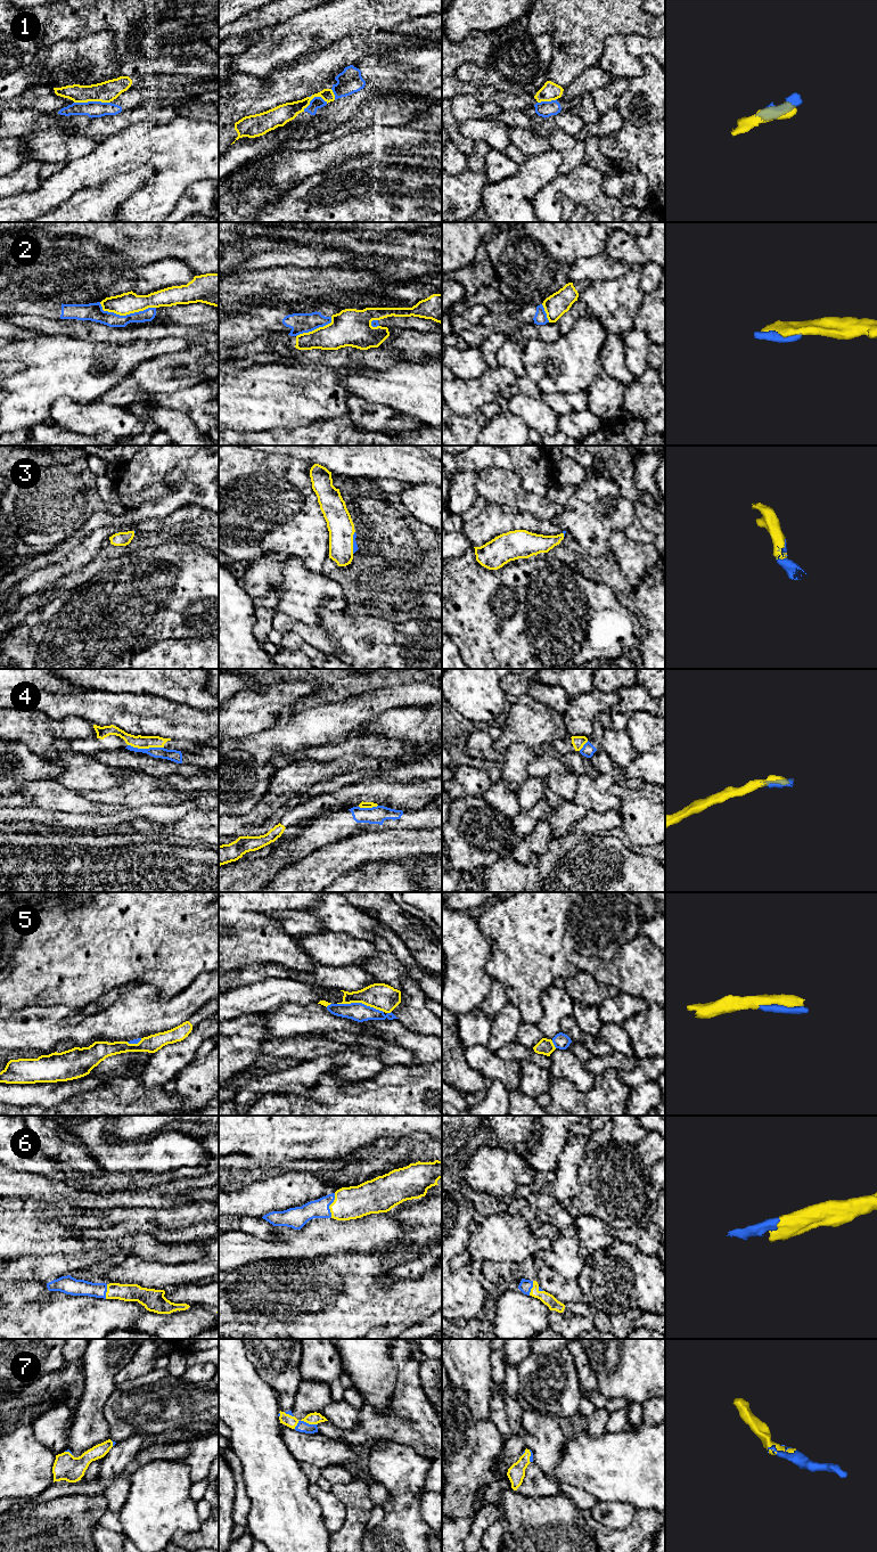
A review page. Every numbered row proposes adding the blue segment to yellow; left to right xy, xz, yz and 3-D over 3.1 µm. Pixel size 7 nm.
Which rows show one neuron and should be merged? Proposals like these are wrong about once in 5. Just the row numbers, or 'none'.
3, 5, 6, 7

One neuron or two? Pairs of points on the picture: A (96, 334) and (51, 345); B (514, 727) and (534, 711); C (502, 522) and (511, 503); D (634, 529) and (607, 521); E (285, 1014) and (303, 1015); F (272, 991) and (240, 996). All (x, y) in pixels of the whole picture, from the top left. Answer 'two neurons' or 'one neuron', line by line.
A: two neurons
B: one neuron
C: two neurons
D: two neurons
E: one neuron
F: one neuron

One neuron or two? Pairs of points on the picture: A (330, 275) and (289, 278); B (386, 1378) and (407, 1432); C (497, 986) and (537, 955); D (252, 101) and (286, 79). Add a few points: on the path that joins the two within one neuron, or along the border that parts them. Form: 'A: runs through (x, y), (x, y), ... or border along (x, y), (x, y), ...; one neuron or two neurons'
A: runs through (320, 275), (313, 278), (300, 278); one neuron
B: border along (396, 1367), (391, 1405), (384, 1412), (377, 1413); two neurons
C: border along (493, 979), (503, 985), (508, 1001); two neurons
D: runs through (260, 95), (275, 90), (278, 87); one neuron

